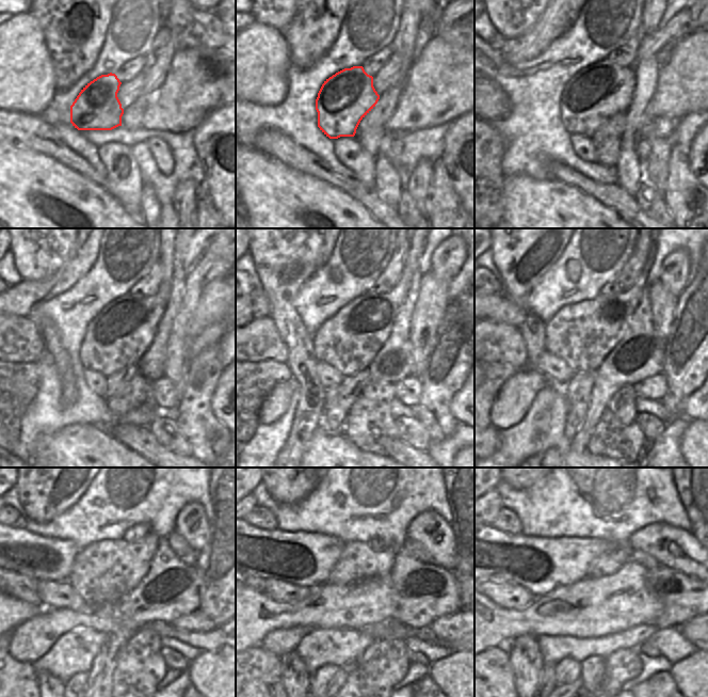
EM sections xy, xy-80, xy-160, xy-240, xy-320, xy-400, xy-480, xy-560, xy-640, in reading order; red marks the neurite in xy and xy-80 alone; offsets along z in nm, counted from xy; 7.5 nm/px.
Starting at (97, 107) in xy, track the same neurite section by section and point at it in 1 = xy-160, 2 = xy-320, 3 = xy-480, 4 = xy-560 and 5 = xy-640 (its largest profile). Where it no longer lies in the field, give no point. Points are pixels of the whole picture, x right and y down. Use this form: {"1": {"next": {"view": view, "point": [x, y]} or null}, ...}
{"1": {"next": {"view": "xy-160", "point": [596, 93]}}, "2": {"next": {"view": "xy-320", "point": [349, 342]}}, "3": {"next": {"view": "xy-480", "point": [105, 572]}}, "4": {"next": {"view": "xy-560", "point": [357, 561]}}, "5": {"next": {"view": "xy-640", "point": [605, 565]}}}

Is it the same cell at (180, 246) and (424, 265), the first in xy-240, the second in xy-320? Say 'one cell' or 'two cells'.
two cells

